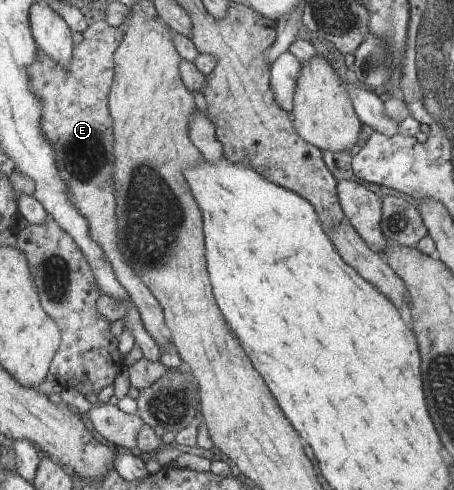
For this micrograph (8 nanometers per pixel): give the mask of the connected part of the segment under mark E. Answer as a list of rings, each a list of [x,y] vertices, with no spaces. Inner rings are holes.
[[[99,20],[87,25],[83,37],[74,51],[68,69],[54,63],[52,57],[48,57],[38,48],[34,63],[28,67],[28,75],[33,82],[30,87],[33,87],[34,95],[44,101],[46,139],[56,151],[56,163],[60,171],[58,175],[68,185],[70,201],[86,216],[92,239],[103,247],[102,251],[112,266],[114,275],[128,292],[140,313],[146,331],[161,345],[163,352],[163,348],[168,347],[171,336],[162,306],[136,275],[136,271],[126,263],[116,233],[116,197],[112,189],[112,166],[114,145],[118,139],[118,123],[110,107],[110,91],[116,77],[113,57],[122,40],[122,30],[112,27],[106,20]]]

